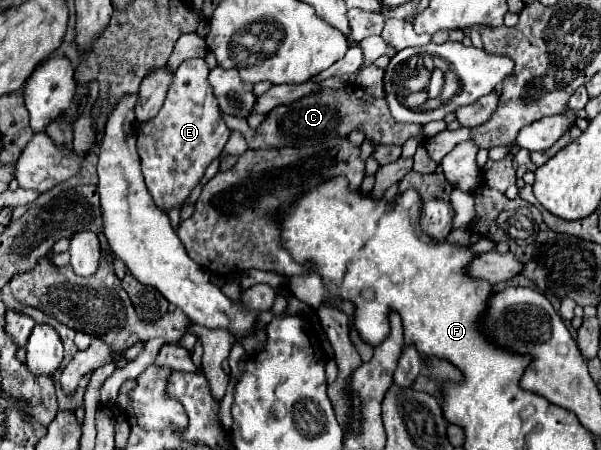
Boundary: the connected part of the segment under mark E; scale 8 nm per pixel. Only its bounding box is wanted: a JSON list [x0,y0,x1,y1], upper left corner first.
[138,59,232,211]

